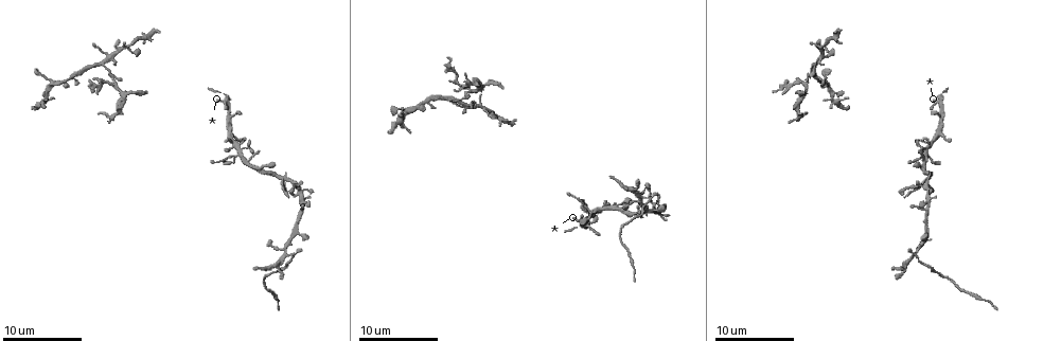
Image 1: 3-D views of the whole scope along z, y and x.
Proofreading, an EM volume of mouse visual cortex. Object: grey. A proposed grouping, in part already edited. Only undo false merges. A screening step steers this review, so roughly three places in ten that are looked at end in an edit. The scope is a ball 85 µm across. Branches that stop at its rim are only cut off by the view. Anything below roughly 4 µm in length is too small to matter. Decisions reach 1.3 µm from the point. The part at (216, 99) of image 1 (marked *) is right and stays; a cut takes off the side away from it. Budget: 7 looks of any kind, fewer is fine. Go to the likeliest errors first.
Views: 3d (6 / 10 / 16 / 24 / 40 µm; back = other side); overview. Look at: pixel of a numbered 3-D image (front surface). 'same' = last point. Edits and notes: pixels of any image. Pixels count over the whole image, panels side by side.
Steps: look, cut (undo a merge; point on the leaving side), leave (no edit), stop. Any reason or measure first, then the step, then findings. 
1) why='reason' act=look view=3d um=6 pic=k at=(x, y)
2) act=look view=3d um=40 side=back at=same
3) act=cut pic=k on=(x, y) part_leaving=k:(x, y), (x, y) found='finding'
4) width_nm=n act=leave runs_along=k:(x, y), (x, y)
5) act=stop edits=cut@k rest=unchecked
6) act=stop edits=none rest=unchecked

why='four arms meet' act=look view=3d um=10 pic=1 at=(641, 196)

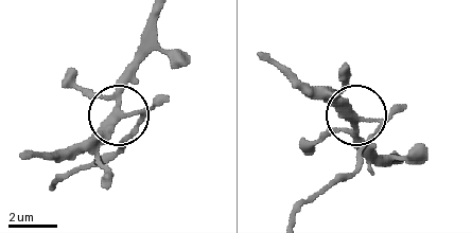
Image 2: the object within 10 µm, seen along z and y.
act=look view=3d um=10 side=back pic=2 at=(118, 115)

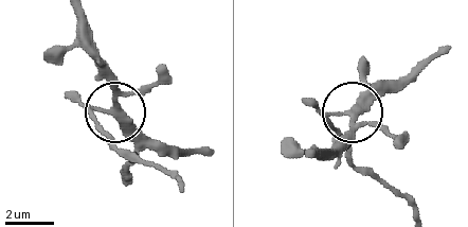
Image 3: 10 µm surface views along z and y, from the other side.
arms=4 act=cut pic=3 on=(107, 135) part_leaving=3:(87, 110), (114, 145), (176, 181) found='two neurons meet here'

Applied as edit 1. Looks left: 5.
why='looks like a crossing' act=look view=3d um=6 pic=1 at=(594, 212)

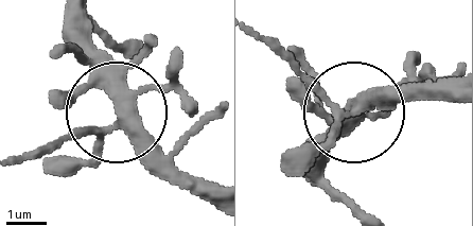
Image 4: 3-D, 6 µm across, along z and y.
act=leave runs_along=4:(67, 18), (118, 109), (107, 126), (30, 150) found='all the same neuron'

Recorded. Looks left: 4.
why='two arms in line, one across' act=look view=3d um=10 pic=1 at=(110, 83)

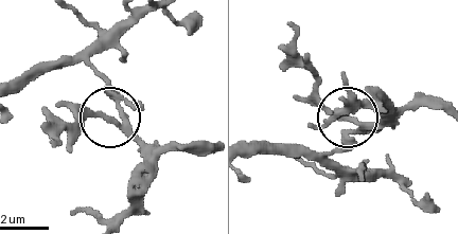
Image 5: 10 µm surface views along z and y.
arms=3 act=cut pic=5 on=(119, 123) found='two neurons meet here'

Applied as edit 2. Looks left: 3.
act=stop edits=cut@3,cut@5 rest=unchecked

